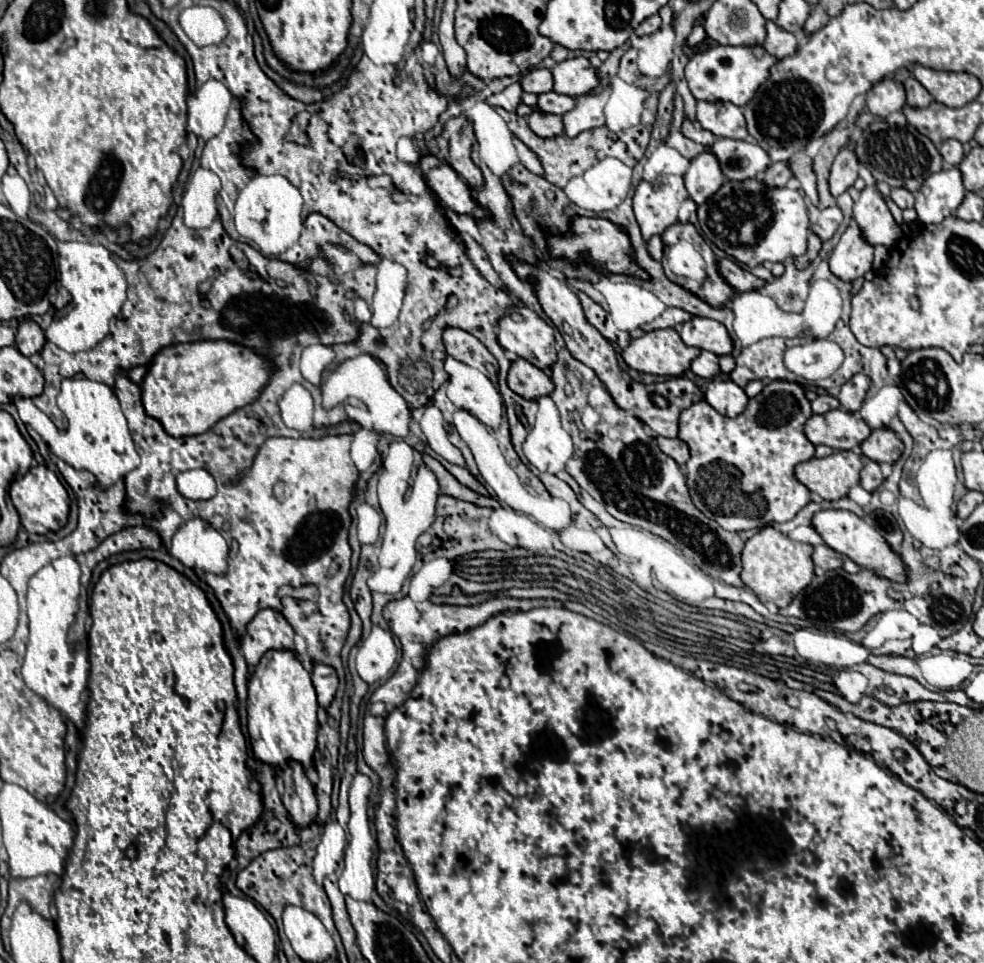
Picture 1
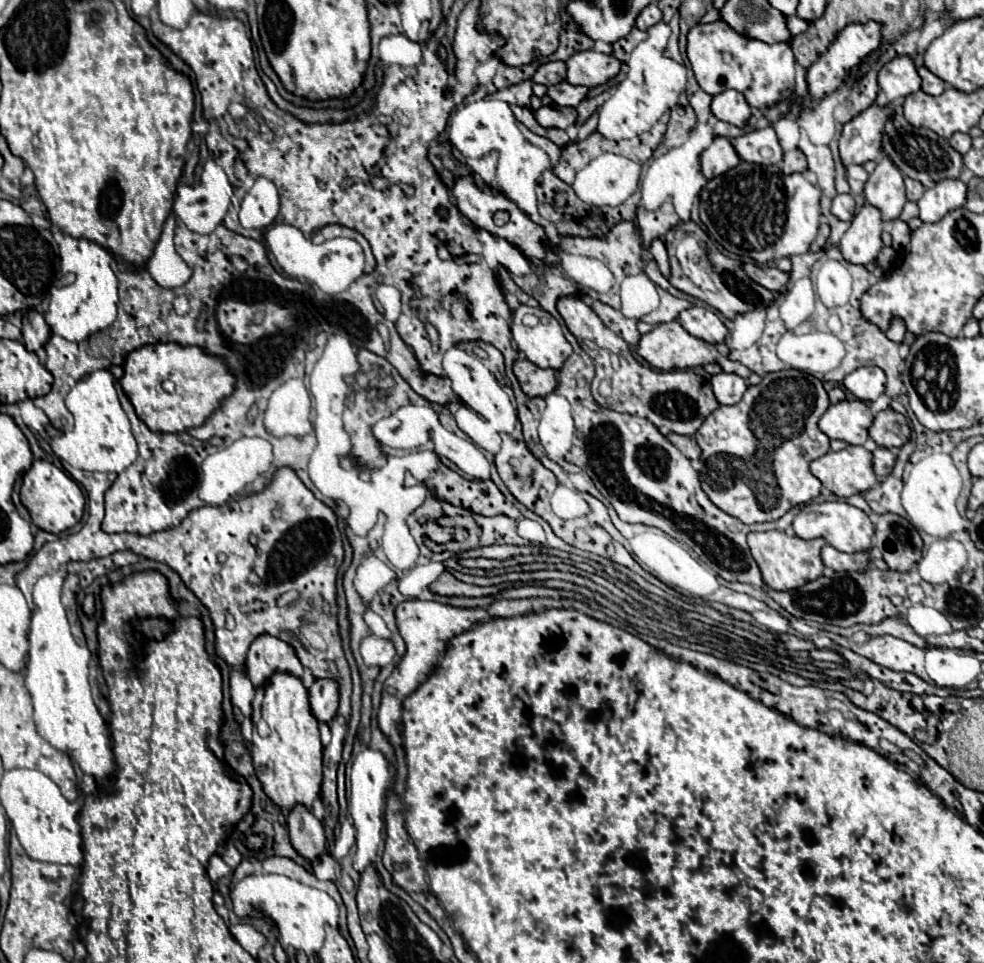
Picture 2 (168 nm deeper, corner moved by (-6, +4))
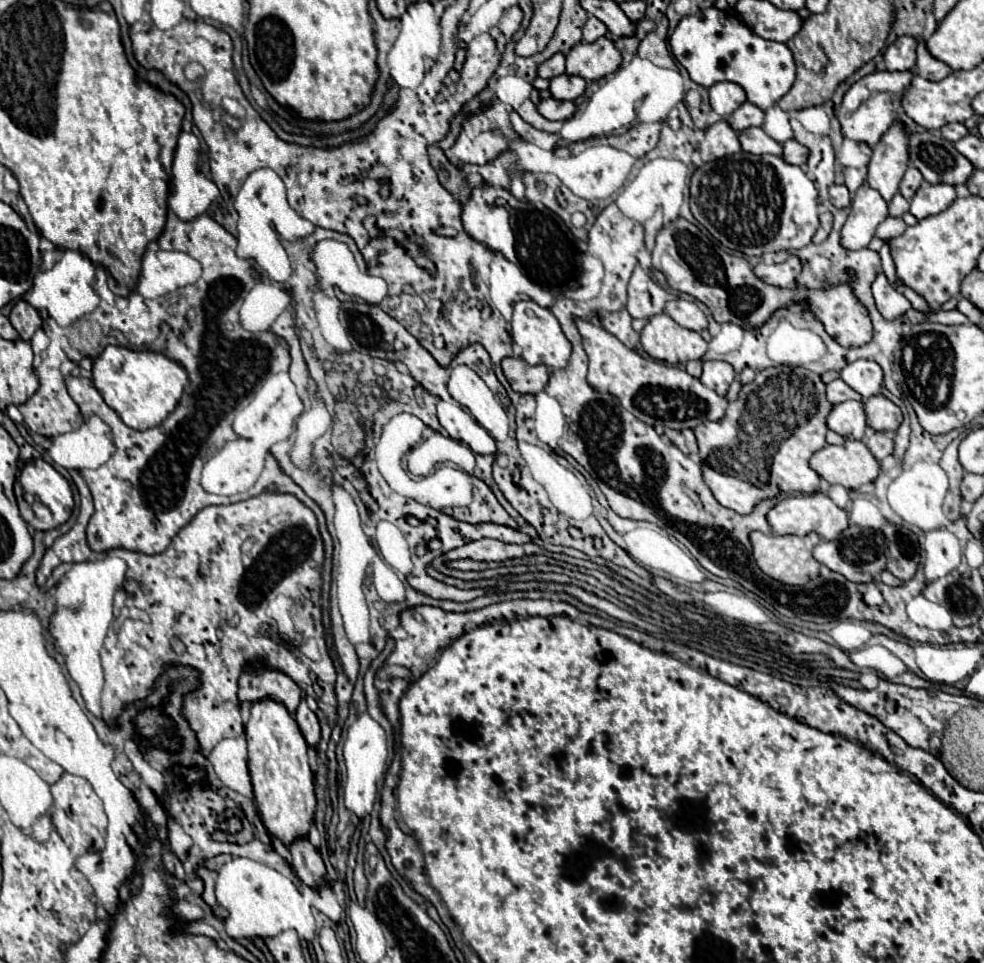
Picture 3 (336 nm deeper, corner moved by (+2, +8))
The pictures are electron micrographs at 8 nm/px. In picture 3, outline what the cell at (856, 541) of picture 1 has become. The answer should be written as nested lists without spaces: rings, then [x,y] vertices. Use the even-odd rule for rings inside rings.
[[[814,492],[808,496],[788,496],[780,500],[770,512],[768,512],[768,522],[776,534],[796,534],[796,536],[806,536],[810,532],[816,532],[824,540],[836,540],[848,526],[850,518],[848,512],[838,508],[828,496],[822,492]]]

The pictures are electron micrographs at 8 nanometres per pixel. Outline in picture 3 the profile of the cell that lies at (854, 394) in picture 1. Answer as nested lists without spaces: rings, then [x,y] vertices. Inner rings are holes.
[[[856,360],[840,370],[840,378],[864,398],[876,396],[882,390],[882,368],[872,360]]]

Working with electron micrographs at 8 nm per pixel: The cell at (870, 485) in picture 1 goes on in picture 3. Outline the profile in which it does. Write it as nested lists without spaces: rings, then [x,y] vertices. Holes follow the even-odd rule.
[[[876,432],[876,434],[868,440],[866,446],[870,448],[870,452],[874,454],[876,460],[882,460],[884,456],[890,456],[892,450],[894,450],[894,442],[892,442],[892,438],[886,436],[884,432]]]

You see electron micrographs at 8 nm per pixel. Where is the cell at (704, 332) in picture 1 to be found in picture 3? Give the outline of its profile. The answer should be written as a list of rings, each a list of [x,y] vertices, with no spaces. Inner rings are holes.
[[[672,300],[666,304],[664,312],[676,320],[680,326],[688,328],[688,330],[694,330],[694,332],[702,332],[704,328],[708,328],[708,320],[706,320],[706,314],[694,304],[694,302],[688,302],[688,300]]]

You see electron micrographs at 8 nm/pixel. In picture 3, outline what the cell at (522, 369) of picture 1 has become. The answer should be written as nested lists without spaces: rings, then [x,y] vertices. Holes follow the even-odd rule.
[[[504,358],[502,370],[514,392],[520,394],[538,394],[546,388],[550,372],[544,364],[530,366],[522,358]]]

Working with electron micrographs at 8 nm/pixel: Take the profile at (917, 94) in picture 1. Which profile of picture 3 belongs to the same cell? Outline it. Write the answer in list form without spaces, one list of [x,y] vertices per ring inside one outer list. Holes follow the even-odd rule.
[[[924,42],[918,44],[918,52],[916,54],[918,54],[918,60],[916,60],[916,72],[918,72],[918,76],[928,78],[932,82],[938,82],[938,80],[942,80],[942,78],[946,78],[950,74],[950,68],[946,64],[942,64],[940,60],[936,60],[936,58],[932,58],[928,54]]]

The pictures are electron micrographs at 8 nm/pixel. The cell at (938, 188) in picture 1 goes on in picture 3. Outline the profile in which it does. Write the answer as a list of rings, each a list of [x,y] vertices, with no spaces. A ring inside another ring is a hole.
[[[922,182],[920,190],[916,190],[914,198],[910,200],[910,214],[916,216],[916,220],[924,220],[946,210],[954,198],[956,198],[954,186],[942,182],[932,186],[928,182]]]

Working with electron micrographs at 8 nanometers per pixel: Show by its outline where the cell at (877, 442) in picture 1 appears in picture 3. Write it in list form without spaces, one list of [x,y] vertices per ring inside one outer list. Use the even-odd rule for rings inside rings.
[[[882,394],[872,396],[866,404],[866,422],[876,432],[896,432],[902,422],[900,408]]]

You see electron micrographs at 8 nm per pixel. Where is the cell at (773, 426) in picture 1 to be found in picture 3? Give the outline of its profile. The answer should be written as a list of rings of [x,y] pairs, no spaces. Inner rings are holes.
[[[772,366],[760,370],[754,382],[744,384],[738,398],[728,402],[724,418],[716,422],[702,422],[694,428],[700,458],[704,468],[712,472],[702,472],[704,482],[712,490],[718,504],[736,510],[738,514],[750,514],[754,506],[762,500],[776,498],[778,494],[802,492],[814,494],[820,484],[820,476],[808,466],[810,456],[826,446],[826,416],[832,404],[826,400],[826,386],[818,374],[810,370],[796,370],[790,366]]]

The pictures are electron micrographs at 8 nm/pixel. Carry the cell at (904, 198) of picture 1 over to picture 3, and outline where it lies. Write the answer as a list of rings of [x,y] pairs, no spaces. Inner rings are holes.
[[[908,166],[908,170],[906,170],[906,174],[904,174],[904,178],[902,178],[902,182],[900,182],[900,194],[906,198],[906,200],[910,200],[912,196],[914,196],[914,192],[918,190],[918,186],[922,184],[922,174],[914,168],[914,166]]]

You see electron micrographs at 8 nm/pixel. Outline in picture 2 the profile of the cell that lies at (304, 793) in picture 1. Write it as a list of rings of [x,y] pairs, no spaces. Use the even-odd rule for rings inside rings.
[[[296,806],[288,812],[288,834],[296,852],[308,862],[318,860],[326,852],[324,828],[304,806]]]

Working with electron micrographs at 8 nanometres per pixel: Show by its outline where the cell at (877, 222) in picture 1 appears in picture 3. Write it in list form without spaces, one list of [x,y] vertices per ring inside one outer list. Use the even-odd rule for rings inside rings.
[[[894,124],[874,146],[874,154],[868,162],[868,186],[878,190],[880,196],[890,202],[898,192],[898,184],[908,168],[906,134],[900,124]]]

